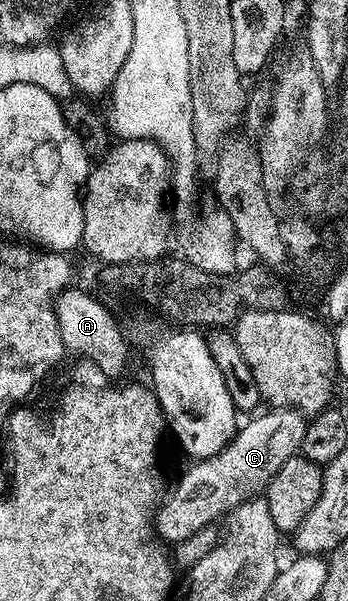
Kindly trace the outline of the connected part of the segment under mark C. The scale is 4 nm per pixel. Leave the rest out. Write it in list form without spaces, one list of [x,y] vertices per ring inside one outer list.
[[[272,408],[256,417],[251,417],[251,422],[247,426],[245,423],[219,454],[190,464],[194,466],[183,472],[174,491],[165,495],[156,512],[156,532],[163,541],[186,541],[200,528],[217,523],[221,514],[229,515],[241,502],[261,495],[276,472],[299,453],[306,431],[305,415],[297,410]]]

